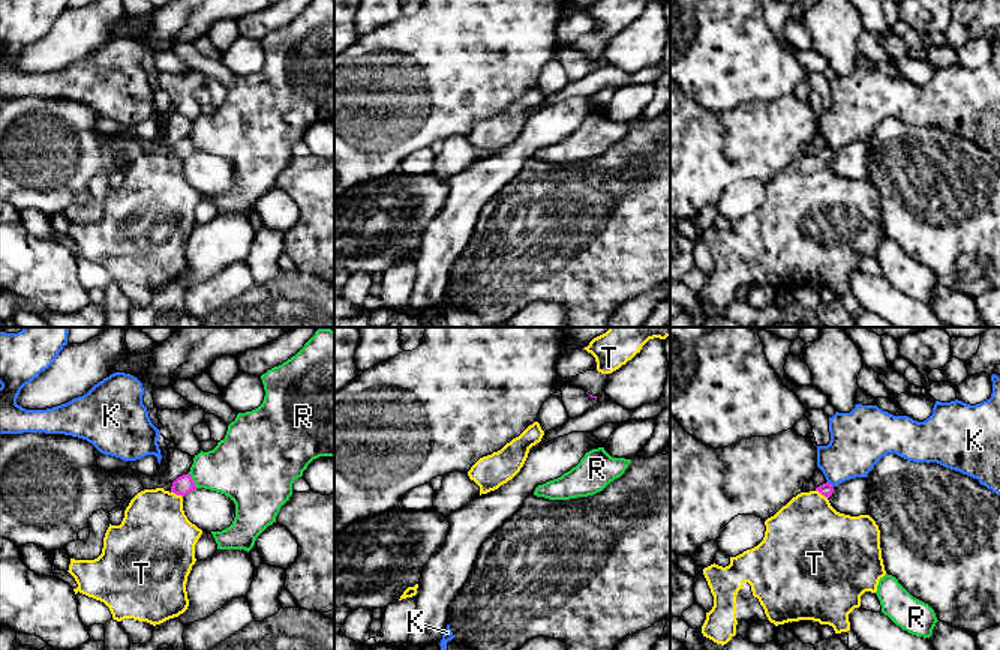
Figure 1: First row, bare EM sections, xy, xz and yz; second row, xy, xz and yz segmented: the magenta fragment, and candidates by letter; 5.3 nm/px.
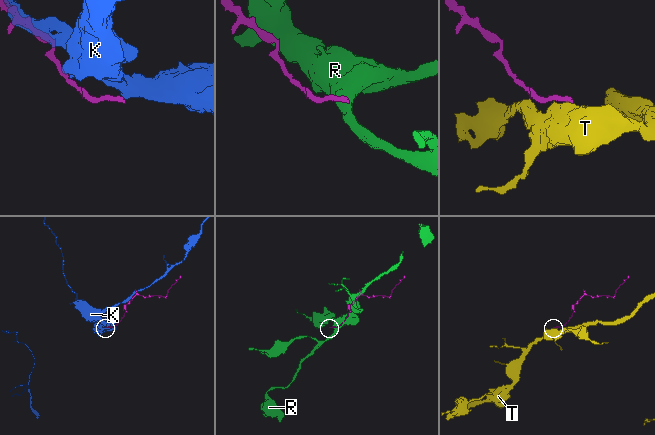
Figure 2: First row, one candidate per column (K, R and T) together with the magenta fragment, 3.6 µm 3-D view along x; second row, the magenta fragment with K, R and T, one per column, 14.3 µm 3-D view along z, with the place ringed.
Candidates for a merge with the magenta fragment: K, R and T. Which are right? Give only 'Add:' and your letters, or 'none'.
Add: none

